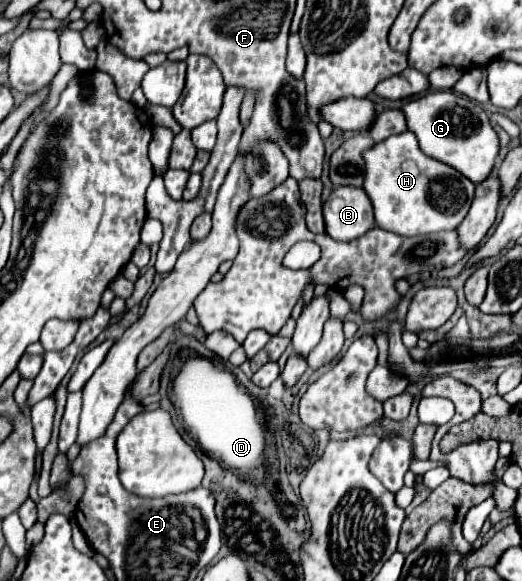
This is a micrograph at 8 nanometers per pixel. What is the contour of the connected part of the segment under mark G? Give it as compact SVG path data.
M436 90L412 102L406 102L400 110L404 112L406 126L410 132L416 134L424 154L454 166L474 184L488 178L490 170L494 170L494 160L498 156L500 144L488 120L488 114L482 110L480 104L470 102L460 94L454 94L452 90Z

